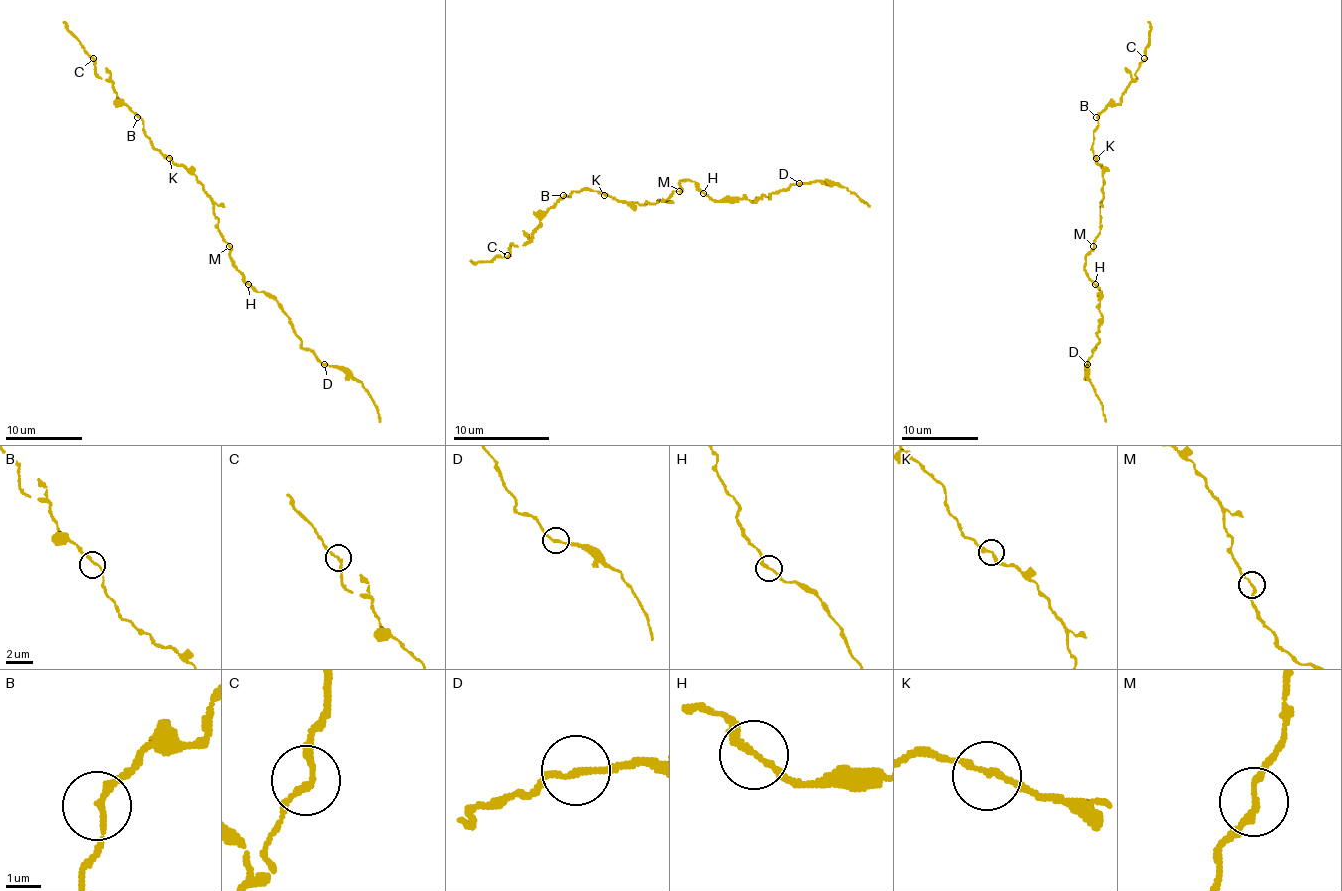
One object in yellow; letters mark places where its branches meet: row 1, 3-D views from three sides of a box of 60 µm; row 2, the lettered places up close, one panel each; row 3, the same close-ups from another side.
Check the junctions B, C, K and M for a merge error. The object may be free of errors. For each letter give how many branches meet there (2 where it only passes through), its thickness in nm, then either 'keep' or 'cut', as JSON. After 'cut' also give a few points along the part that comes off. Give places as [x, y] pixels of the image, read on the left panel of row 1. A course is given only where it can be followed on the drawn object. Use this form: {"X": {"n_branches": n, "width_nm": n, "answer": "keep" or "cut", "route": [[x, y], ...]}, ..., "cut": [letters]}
{"B": {"n_branches": 2, "width_nm": 180, "answer": "keep"}, "C": {"n_branches": 2, "width_nm": 170, "answer": "keep"}, "K": {"n_branches": 2, "width_nm": 190, "answer": "keep"}, "M": {"n_branches": 2, "width_nm": 180, "answer": "keep"}, "cut": []}

